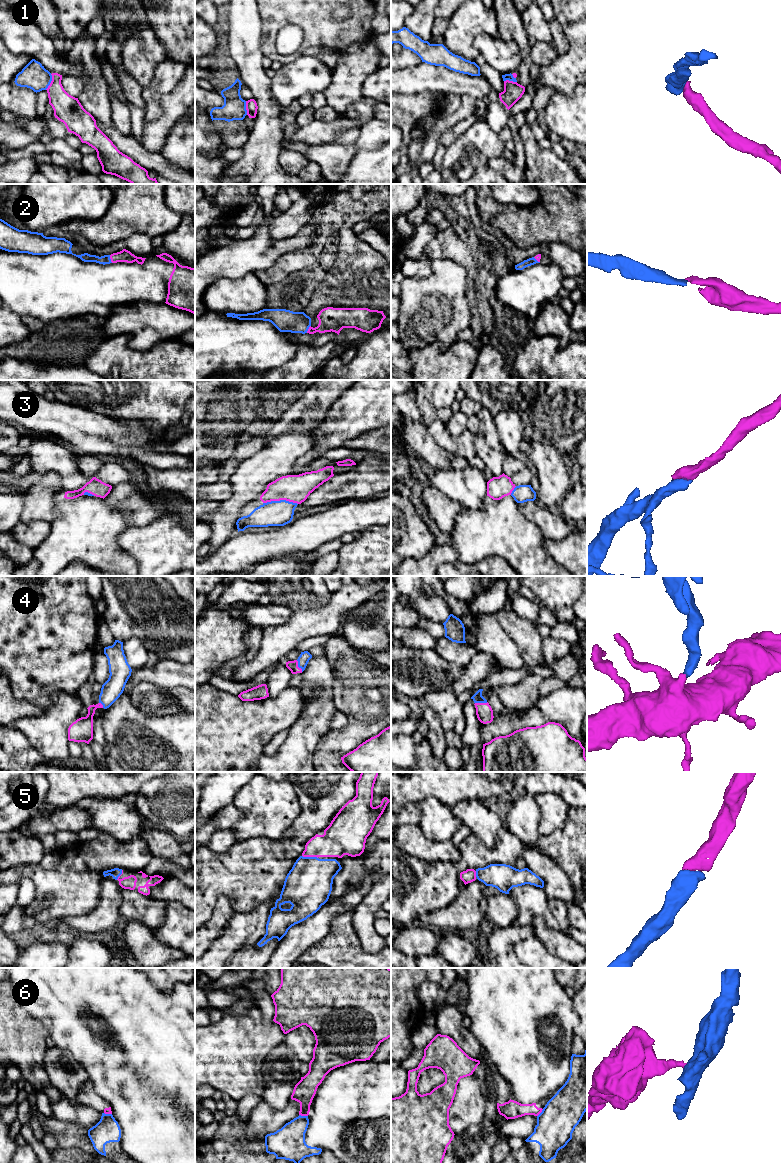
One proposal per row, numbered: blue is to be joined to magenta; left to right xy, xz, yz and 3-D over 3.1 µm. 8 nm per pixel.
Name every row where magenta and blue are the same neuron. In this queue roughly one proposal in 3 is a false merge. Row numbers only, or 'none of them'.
2, 3, 4, 5

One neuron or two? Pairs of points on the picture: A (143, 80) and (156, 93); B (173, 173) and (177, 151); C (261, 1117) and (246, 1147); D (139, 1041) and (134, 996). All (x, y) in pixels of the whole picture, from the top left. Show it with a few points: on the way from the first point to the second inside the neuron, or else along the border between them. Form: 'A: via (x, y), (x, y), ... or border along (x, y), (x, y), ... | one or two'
A: border along (159, 64), (152, 81), (144, 89) | two
B: border along (159, 153), (168, 161), (180, 166), (184, 170) | two
C: border along (246, 1120), (245, 1133), (249, 1137), (264, 1137) | two
D: via (134, 1030), (134, 1007) | one

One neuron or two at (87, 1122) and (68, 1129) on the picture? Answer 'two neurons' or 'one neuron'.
two neurons

